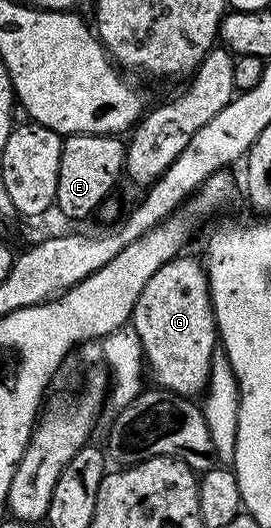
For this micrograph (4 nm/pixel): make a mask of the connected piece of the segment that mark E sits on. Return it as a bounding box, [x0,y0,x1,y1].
[55,134,127,222]

